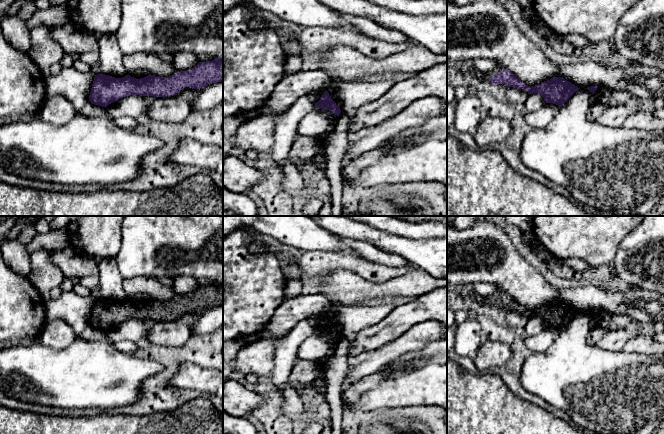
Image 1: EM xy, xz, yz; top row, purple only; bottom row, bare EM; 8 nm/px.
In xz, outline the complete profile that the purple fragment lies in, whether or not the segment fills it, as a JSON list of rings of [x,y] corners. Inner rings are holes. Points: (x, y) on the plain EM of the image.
[[[328,315],[323,317],[321,323],[315,327],[315,331],[322,334],[329,334],[337,340],[339,340],[341,337],[339,330],[333,325]]]

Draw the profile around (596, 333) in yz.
[[[594,325],[587,336],[587,341],[591,345],[596,345],[596,343],[606,334],[607,329]]]

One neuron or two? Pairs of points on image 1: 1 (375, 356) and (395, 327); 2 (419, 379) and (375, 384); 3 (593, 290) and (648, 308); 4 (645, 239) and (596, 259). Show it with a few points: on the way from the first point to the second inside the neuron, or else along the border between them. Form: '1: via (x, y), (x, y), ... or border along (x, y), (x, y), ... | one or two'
1: border along (403, 333), (376, 348), (361, 353) | two
2: via (408, 381), (400, 384), (386, 384) | one
3: via (607, 299), (634, 301) | one
4: border along (631, 231), (618, 246), (611, 265) | two

